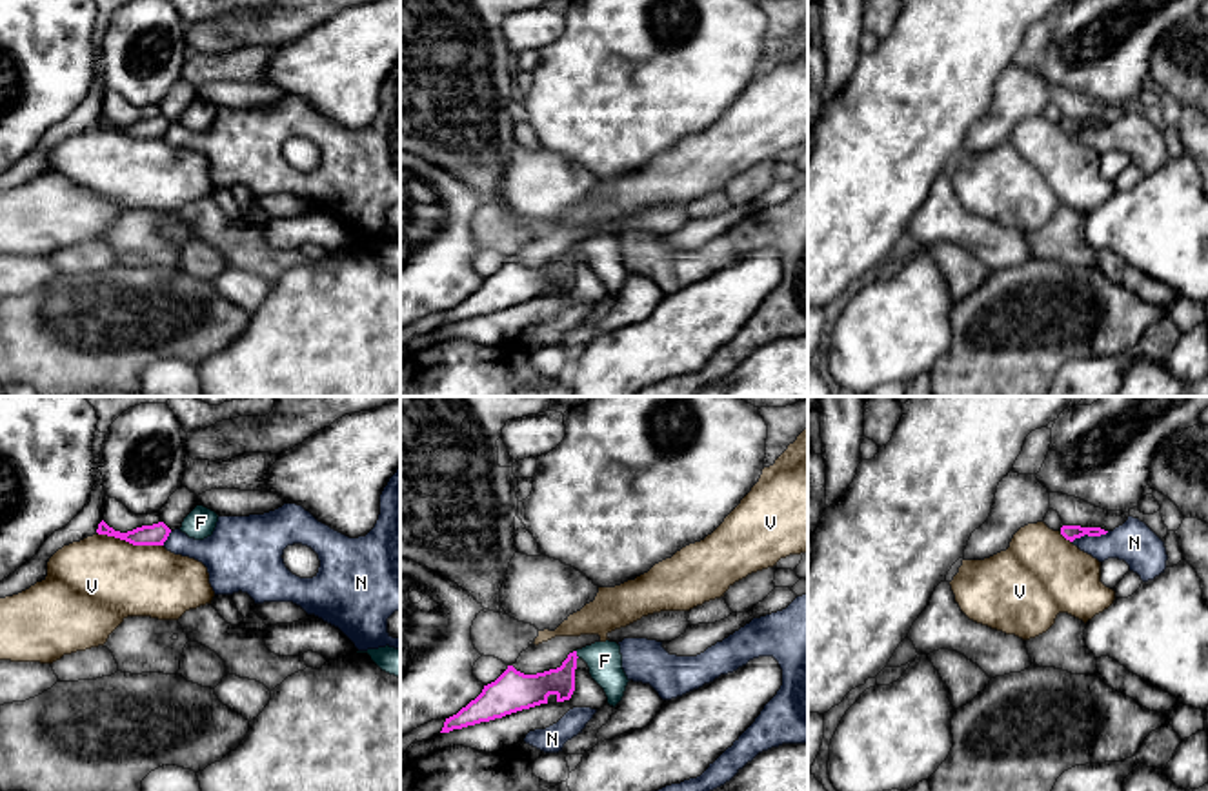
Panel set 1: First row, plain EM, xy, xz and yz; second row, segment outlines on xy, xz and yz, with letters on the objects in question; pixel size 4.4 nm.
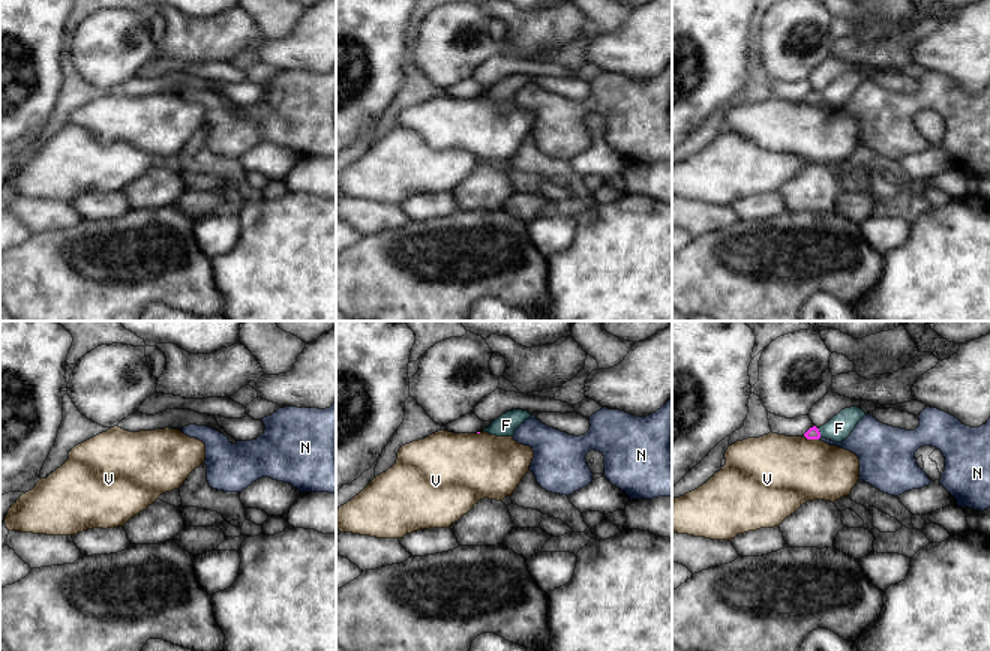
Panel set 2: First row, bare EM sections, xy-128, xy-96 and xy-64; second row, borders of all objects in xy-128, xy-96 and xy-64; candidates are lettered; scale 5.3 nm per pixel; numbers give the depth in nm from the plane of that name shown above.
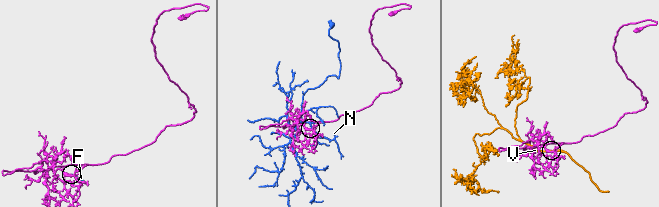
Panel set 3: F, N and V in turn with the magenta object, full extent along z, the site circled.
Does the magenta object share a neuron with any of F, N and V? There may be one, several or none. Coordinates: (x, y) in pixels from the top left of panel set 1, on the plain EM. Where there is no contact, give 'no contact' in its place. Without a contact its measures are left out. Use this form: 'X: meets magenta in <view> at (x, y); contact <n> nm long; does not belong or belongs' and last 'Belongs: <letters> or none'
F: meets magenta in xz at (575, 248); contact 40 nm long; belongs
N: meets magenta in yz at (1090, 128); contact 180 nm long; does not belong
V: meets magenta in xy at (130, 135); contact 300 nm long; does not belong
Belongs: F

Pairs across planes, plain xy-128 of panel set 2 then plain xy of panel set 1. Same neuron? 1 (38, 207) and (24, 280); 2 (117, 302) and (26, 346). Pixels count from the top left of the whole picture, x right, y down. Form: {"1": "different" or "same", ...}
{"1": "same", "2": "same"}

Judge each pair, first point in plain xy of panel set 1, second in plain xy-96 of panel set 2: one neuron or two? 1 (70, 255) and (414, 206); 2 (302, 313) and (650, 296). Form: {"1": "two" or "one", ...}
{"1": "one", "2": "one"}

